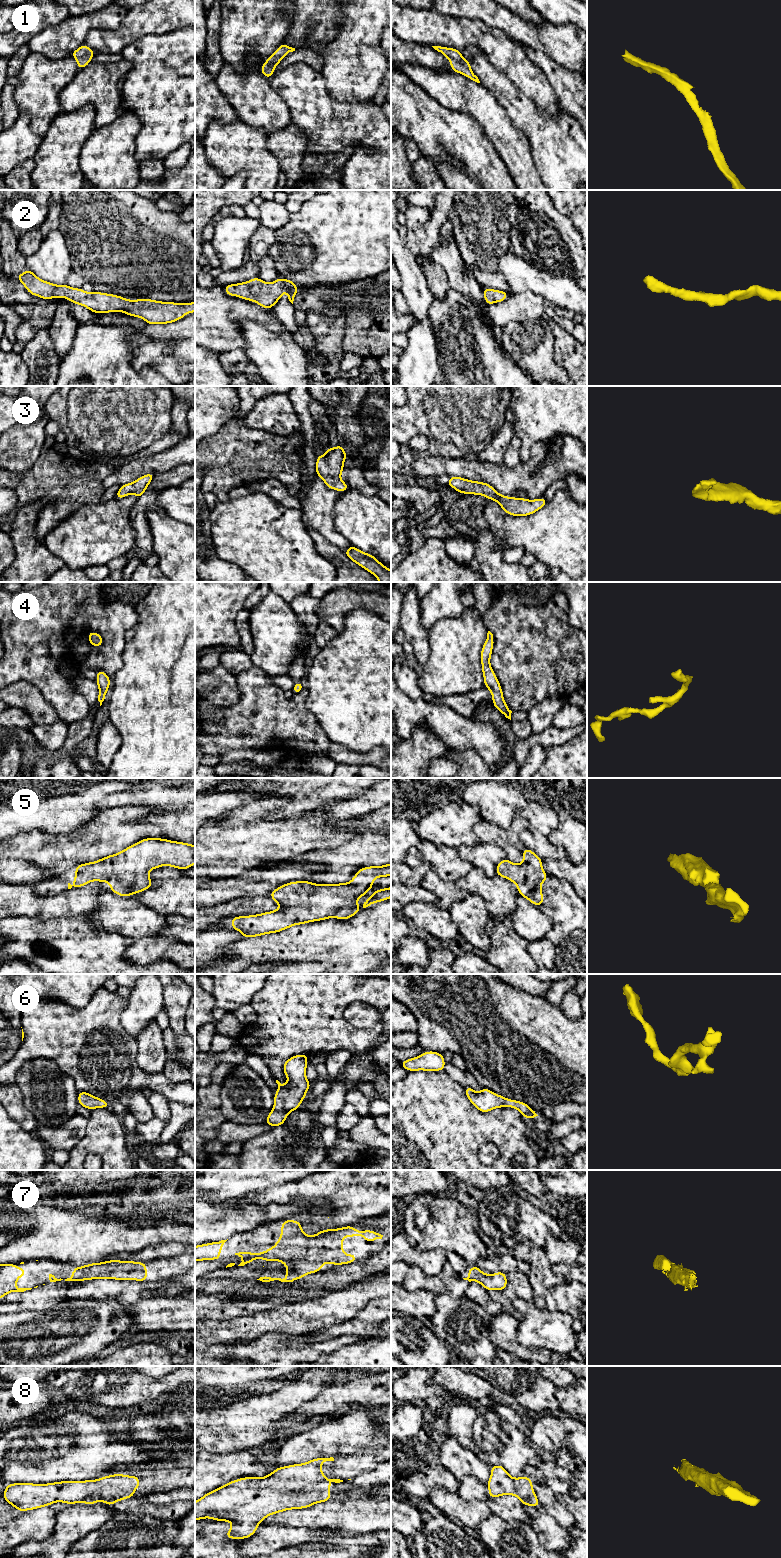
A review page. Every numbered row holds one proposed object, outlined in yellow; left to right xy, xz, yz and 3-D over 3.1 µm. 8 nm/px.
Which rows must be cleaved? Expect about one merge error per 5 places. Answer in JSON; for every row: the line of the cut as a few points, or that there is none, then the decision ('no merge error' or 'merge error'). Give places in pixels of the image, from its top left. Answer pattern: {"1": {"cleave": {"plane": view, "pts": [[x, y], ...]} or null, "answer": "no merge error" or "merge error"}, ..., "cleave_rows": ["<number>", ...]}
{"1": {"cleave": null, "answer": "no merge error"}, "2": {"cleave": null, "answer": "no merge error"}, "3": {"cleave": null, "answer": "no merge error"}, "4": {"cleave": null, "answer": "no merge error"}, "5": {"cleave": null, "answer": "no merge error"}, "6": {"cleave": null, "answer": "no merge error"}, "7": {"cleave": null, "answer": "no merge error"}, "8": {"cleave": null, "answer": "no merge error"}, "cleave_rows": []}

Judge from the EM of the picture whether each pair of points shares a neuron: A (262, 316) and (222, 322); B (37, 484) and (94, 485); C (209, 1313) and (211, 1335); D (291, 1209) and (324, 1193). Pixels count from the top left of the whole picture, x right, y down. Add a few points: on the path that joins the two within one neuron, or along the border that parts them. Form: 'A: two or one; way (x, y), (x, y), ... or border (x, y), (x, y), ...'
A: one; way (252, 314), (232, 314)
B: one; way (51, 484), (80, 484)
C: two; border (233, 1317), (205, 1320)
D: two; border (314, 1203), (302, 1198), (295, 1198), (285, 1204)

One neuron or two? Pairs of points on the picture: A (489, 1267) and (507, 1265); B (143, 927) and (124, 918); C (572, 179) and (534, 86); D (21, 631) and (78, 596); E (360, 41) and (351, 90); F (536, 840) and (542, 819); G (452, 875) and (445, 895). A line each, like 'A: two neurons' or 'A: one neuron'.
A: one neuron
B: one neuron
C: two neurons
D: one neuron
E: one neuron
F: two neurons
G: two neurons

